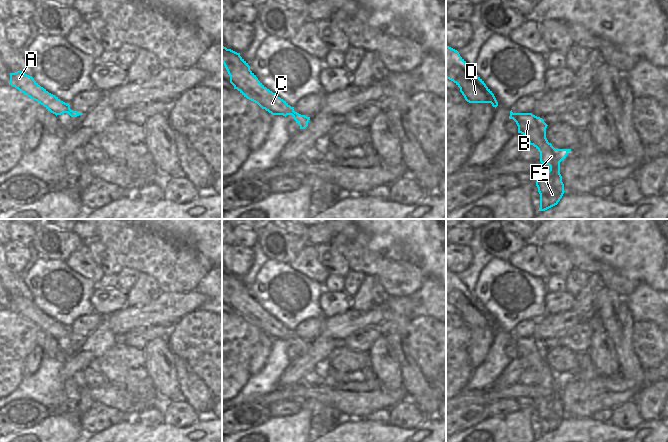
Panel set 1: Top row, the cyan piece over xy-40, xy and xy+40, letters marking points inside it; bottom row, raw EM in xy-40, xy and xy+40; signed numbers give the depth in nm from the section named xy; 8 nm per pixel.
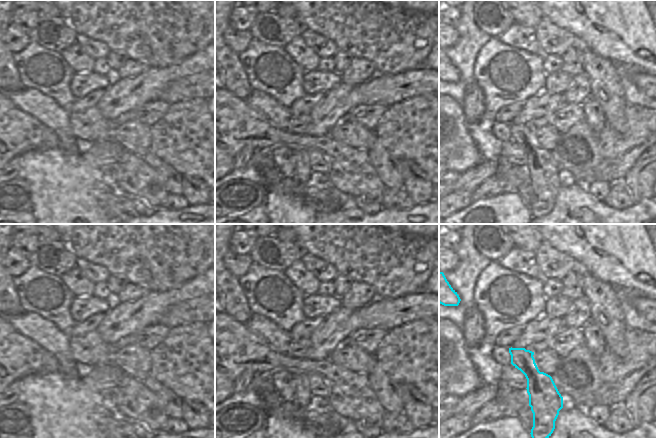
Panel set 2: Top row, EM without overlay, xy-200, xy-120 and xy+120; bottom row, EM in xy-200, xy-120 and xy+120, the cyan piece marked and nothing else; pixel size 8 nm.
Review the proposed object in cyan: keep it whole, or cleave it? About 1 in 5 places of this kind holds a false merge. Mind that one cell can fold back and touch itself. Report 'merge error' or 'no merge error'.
no merge error

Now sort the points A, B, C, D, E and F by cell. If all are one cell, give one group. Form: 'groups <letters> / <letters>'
groups A B C D E F

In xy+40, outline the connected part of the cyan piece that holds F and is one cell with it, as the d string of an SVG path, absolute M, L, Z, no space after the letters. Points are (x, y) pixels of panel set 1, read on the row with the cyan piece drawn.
M511 110L509 119L516 122L518 133L525 135L529 144L540 152L540 162L550 166L549 171L535 175L540 194L538 211L545 211L557 205L565 192L560 174L560 162L566 158L571 149L555 149L546 138L548 125L542 118L532 113L513 113Z

